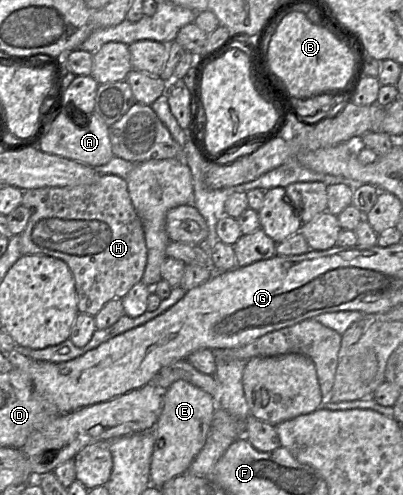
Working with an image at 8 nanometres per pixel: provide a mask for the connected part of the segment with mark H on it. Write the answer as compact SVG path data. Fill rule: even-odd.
M101 175L99 180L91 185L74 187L43 187L25 190L23 192L22 205L30 210L30 218L21 235L21 256L45 254L63 260L69 267L74 277L77 295L77 308L79 313L95 316L103 306L113 299L122 299L129 290L142 280L147 265L147 247L145 235L140 217L138 216L129 196L126 180L115 175Z

